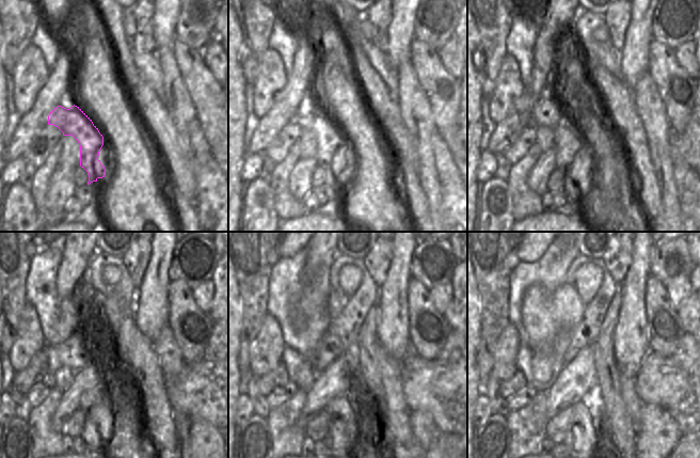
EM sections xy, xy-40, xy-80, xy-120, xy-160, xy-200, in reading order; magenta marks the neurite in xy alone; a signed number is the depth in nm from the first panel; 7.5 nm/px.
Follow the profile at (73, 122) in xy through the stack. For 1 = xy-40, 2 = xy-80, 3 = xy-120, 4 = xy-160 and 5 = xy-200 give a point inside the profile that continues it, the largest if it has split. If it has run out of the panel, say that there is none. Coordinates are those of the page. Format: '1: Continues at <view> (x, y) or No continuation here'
1: Continues at xy-40 (329, 157)
2: Continues at xy-80 (573, 158)
3: Continues at xy-120 (98, 403)
4: Continues at xy-160 (341, 409)
5: Continues at xy-200 (582, 437)

